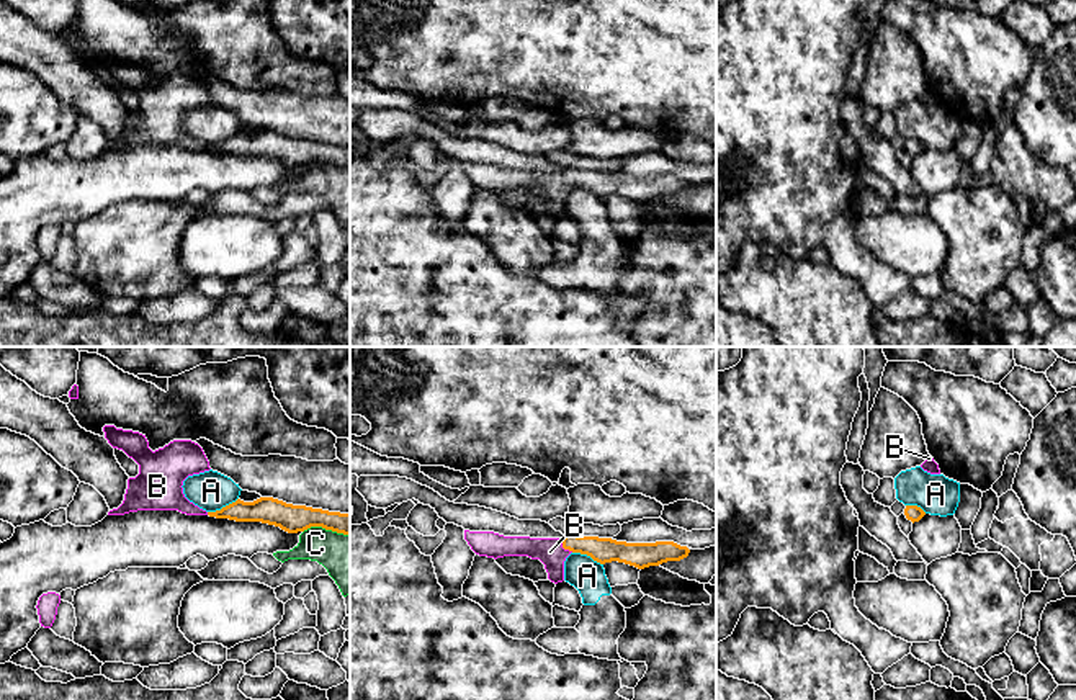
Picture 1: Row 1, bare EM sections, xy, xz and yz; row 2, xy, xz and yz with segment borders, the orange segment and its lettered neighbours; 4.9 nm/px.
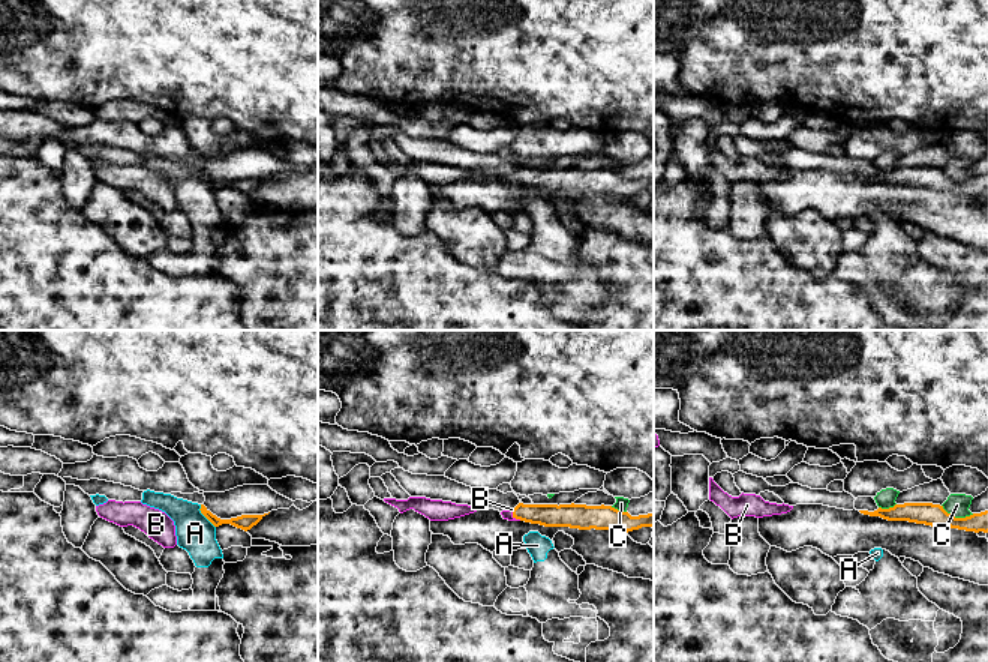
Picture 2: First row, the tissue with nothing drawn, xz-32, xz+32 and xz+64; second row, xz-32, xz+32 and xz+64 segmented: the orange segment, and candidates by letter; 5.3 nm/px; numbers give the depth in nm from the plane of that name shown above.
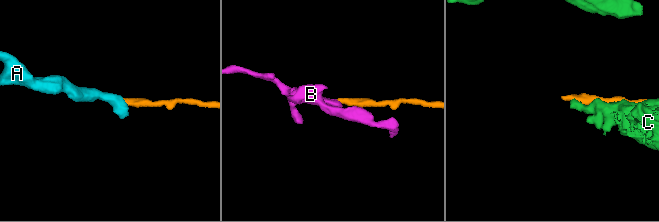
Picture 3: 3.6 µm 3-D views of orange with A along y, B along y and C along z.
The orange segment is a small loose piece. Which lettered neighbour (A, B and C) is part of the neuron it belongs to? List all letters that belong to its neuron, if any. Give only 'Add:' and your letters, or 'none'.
Add: B

